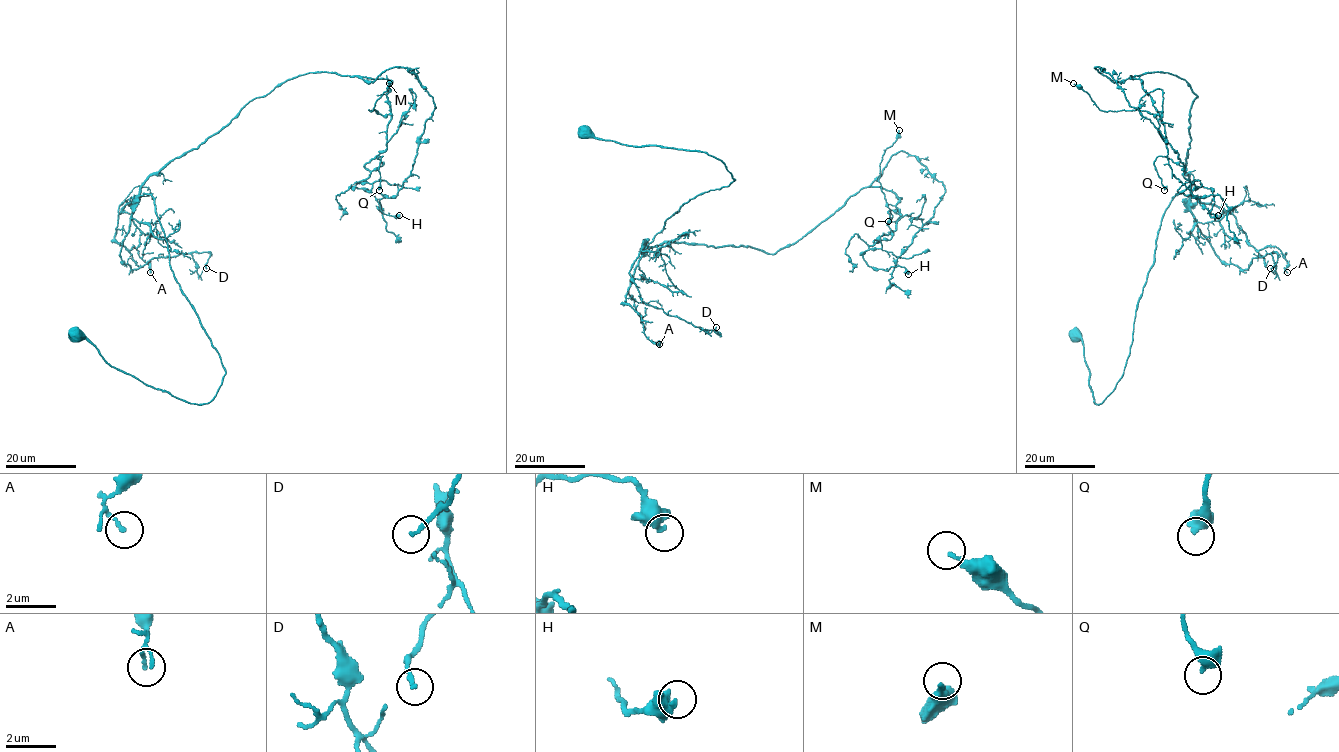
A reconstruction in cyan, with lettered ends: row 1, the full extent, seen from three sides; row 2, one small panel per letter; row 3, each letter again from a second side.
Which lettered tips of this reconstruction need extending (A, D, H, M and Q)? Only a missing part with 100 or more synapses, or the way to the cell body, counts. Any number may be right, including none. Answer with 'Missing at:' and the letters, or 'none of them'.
Missing at: none of them

